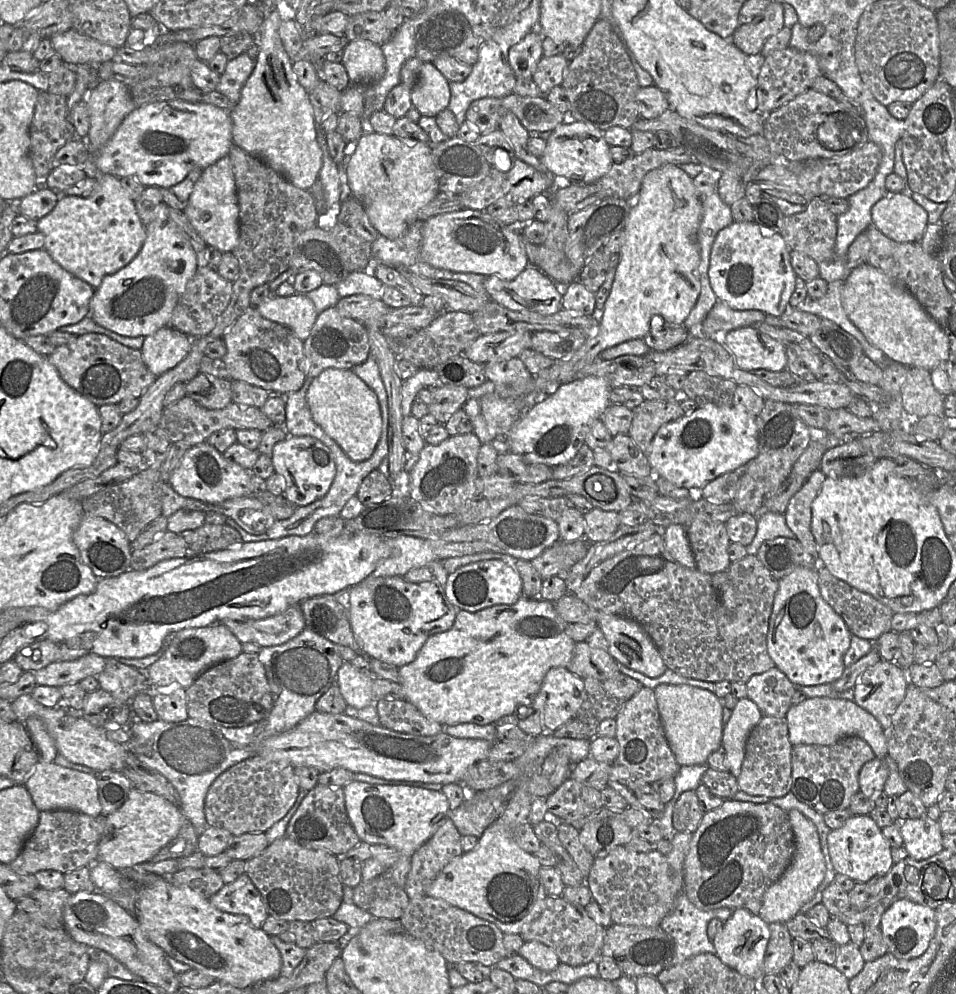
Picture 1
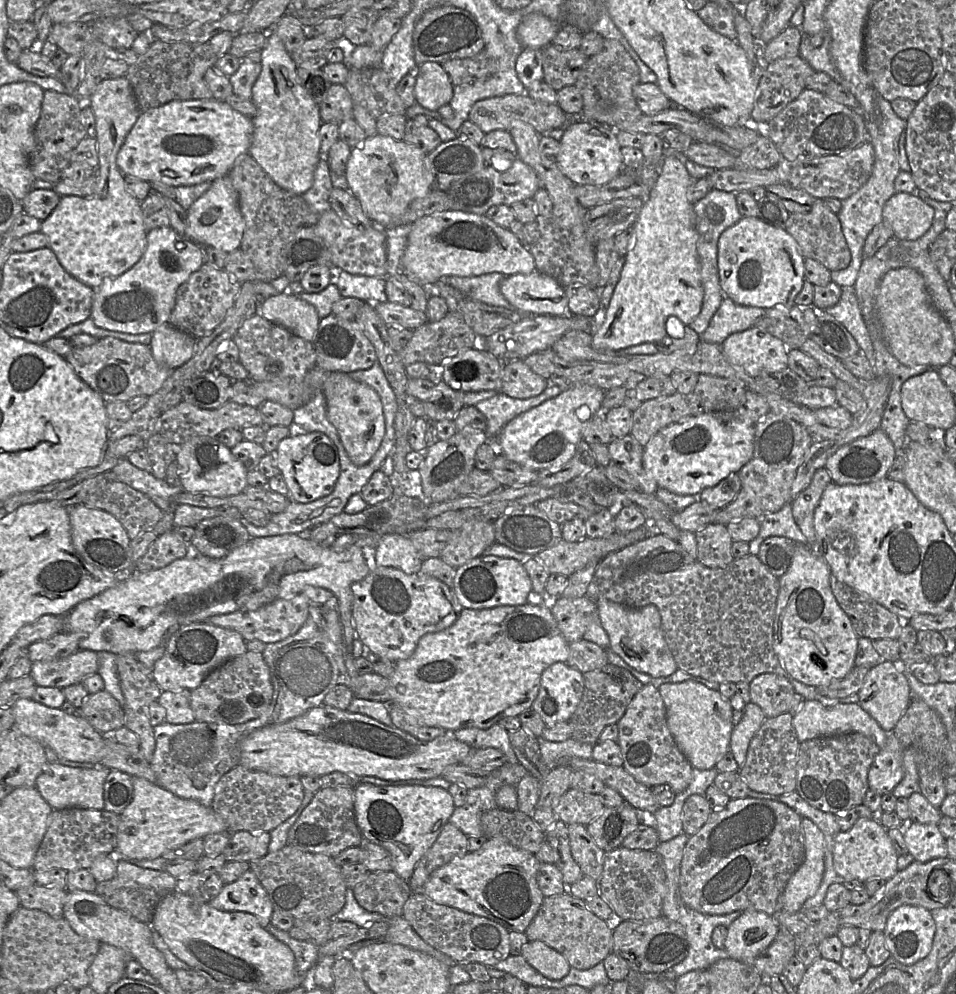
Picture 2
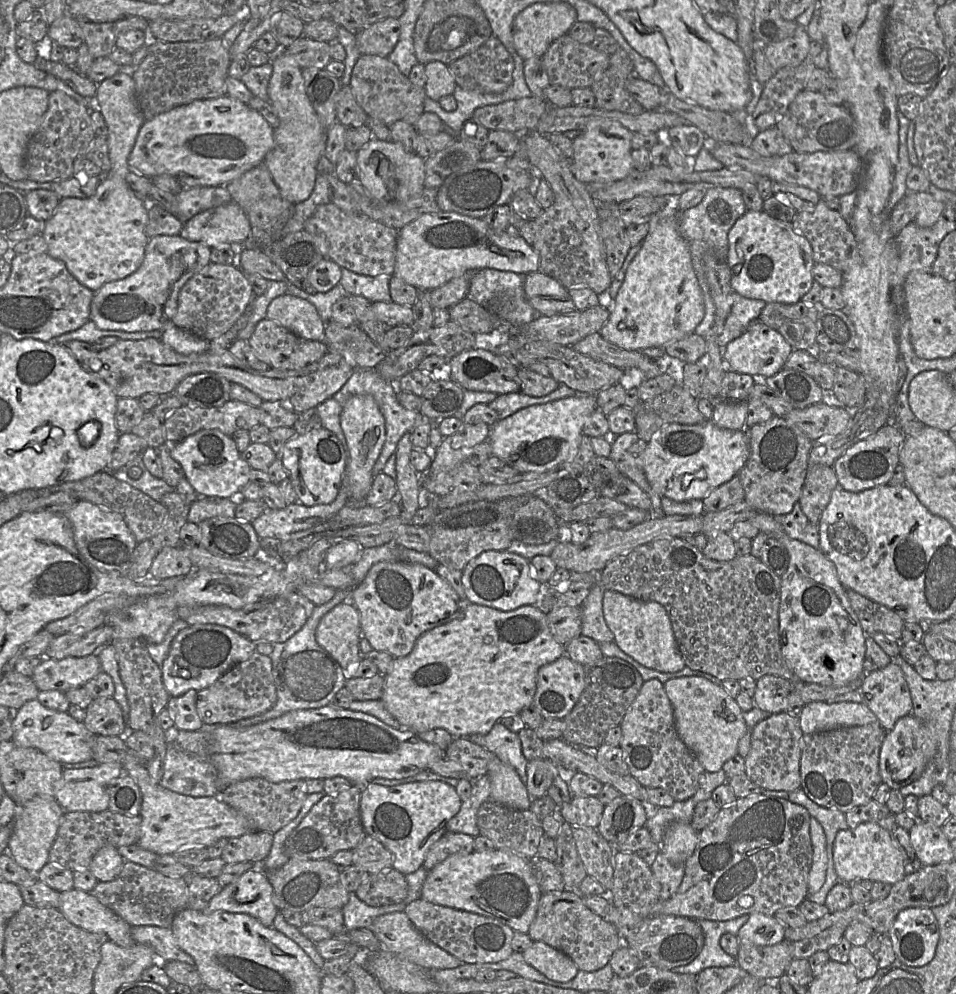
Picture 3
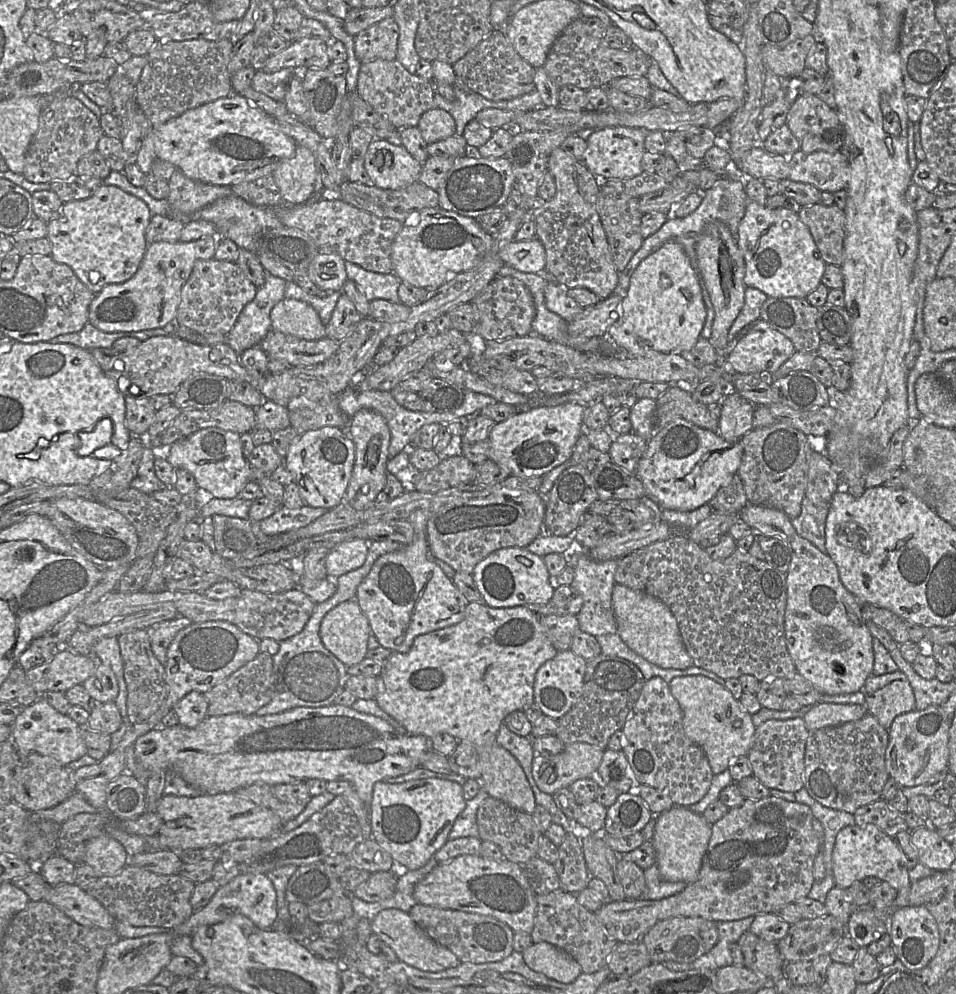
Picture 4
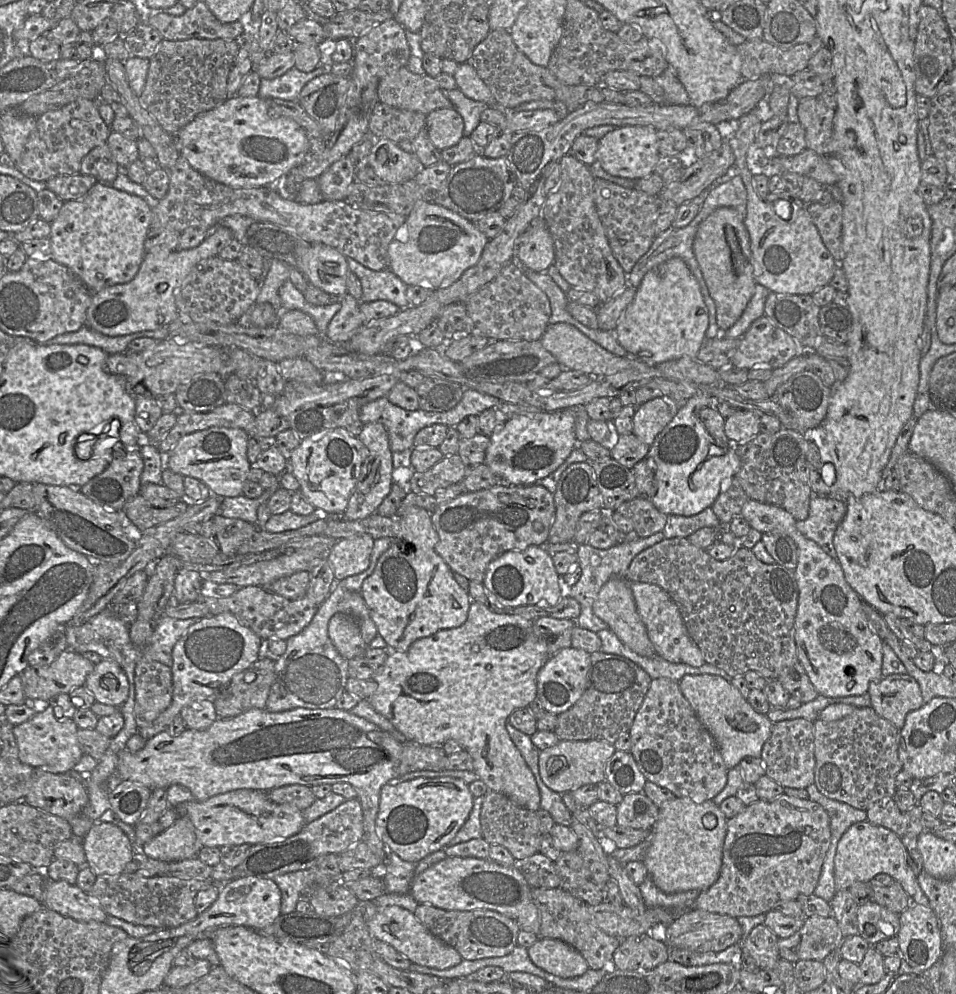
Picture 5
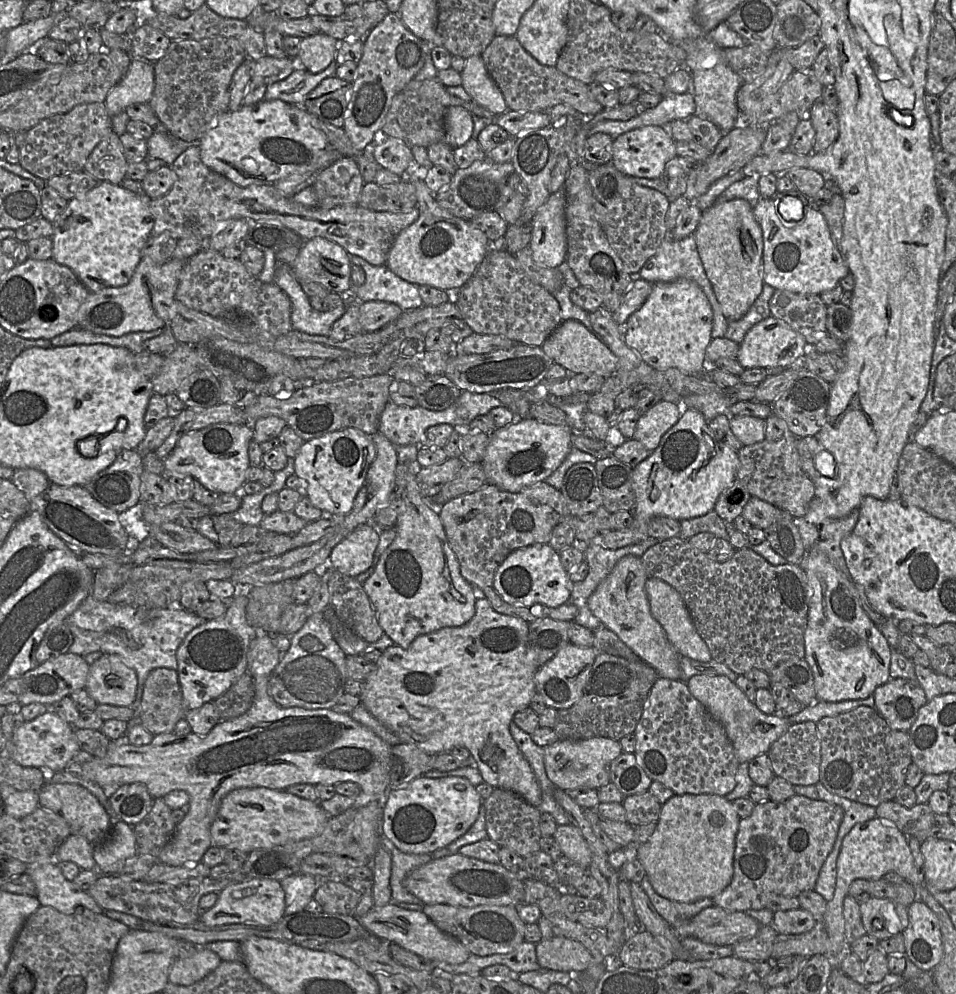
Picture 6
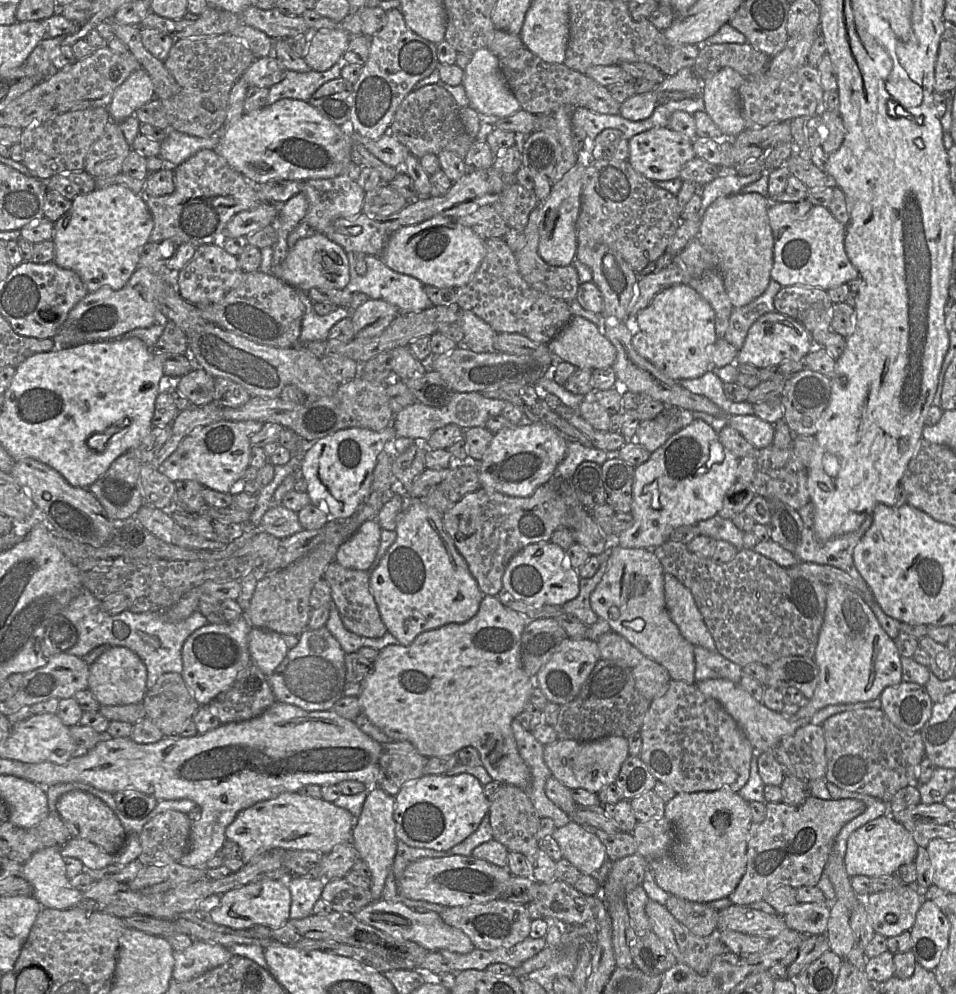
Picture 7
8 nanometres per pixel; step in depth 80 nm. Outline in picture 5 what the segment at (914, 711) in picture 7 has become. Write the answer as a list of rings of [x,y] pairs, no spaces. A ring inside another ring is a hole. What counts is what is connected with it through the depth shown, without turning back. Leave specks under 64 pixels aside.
[[[907,673],[875,680],[870,683],[867,693],[870,707],[898,730],[904,726],[907,714],[924,705],[919,684]]]

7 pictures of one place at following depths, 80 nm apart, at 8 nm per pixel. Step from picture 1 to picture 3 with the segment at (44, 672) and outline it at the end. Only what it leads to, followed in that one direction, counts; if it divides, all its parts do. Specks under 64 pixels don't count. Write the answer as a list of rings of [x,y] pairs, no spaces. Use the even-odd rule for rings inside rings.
[[[97,654],[63,659],[45,658],[35,667],[31,679],[39,691],[66,692],[83,687],[101,671]]]

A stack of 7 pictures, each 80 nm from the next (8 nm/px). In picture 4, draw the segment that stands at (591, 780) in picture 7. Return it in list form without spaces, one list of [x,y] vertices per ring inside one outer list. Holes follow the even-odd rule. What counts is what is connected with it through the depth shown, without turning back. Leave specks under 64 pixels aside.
[[[584,742],[566,744],[563,751],[554,756],[535,754],[533,779],[542,792],[552,795],[579,779],[594,778],[603,754],[604,749]]]

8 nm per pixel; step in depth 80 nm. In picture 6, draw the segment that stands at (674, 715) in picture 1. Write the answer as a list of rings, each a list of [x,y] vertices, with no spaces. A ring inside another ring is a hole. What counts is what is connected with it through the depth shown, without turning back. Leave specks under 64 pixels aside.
[[[695,675],[686,684],[693,697],[722,725],[740,764],[767,753],[770,746],[793,724],[789,717],[761,712],[734,682],[723,675]]]

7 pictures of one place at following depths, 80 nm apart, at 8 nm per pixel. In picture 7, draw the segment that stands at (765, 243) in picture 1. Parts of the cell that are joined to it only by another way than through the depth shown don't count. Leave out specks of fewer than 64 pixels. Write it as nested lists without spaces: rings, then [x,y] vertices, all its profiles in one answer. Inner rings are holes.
[[[807,200],[800,203],[771,202],[767,215],[774,238],[770,276],[782,287],[800,285],[827,291],[860,277],[846,253],[846,226],[827,207],[812,205]]]

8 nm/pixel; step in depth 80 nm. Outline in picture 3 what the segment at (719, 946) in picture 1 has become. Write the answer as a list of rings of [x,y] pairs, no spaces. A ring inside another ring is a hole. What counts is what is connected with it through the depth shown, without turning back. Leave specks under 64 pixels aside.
[[[752,913],[740,928],[737,937],[740,942],[749,941],[755,946],[772,946],[784,940],[785,930],[774,916]]]

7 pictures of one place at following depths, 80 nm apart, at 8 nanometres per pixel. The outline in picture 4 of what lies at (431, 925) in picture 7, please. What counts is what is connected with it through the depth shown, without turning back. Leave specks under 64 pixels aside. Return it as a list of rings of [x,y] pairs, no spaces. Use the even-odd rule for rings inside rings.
[[[385,909],[371,921],[372,933],[378,935],[397,955],[399,961],[417,969],[438,972],[458,966],[457,956],[444,946],[431,939],[409,916],[399,909]]]

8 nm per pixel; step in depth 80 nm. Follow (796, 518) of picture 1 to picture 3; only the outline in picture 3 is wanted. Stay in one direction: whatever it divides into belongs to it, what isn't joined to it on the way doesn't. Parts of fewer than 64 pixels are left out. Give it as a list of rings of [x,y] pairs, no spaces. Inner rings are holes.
[[[813,465],[808,468],[798,503],[813,524],[818,524],[838,480],[832,466]]]

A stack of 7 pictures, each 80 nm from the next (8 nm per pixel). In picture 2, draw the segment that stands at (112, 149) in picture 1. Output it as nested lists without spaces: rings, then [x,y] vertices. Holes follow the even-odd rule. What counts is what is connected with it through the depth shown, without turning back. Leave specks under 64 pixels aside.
[[[216,99],[170,101],[140,112],[122,144],[116,163],[124,176],[169,186],[195,185],[227,175],[236,158],[248,153],[252,119]]]

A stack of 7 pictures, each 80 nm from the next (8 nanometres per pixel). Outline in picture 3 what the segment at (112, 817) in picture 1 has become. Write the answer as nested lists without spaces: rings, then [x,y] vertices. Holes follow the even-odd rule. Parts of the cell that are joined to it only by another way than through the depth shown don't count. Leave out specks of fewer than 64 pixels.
[[[128,751],[123,769],[141,791],[141,834],[136,844],[145,850],[165,855],[183,849],[207,848],[222,838],[236,838],[252,831],[249,821],[223,802],[218,794],[213,797],[192,797],[154,783],[145,762],[134,751]]]

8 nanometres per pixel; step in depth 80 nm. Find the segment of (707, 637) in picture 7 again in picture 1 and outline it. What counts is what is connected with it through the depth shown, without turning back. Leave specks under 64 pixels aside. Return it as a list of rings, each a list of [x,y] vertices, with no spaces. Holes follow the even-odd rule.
[[[599,612],[598,627],[608,642],[607,651],[616,662],[650,678],[657,678],[667,670],[655,644],[637,622]]]

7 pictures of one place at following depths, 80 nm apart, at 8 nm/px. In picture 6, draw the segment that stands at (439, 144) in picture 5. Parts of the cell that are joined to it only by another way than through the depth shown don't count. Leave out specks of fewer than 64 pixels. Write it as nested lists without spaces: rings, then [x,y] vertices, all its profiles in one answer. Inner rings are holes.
[[[462,106],[447,107],[444,115],[444,142],[452,148],[464,145],[473,133],[472,114]]]

